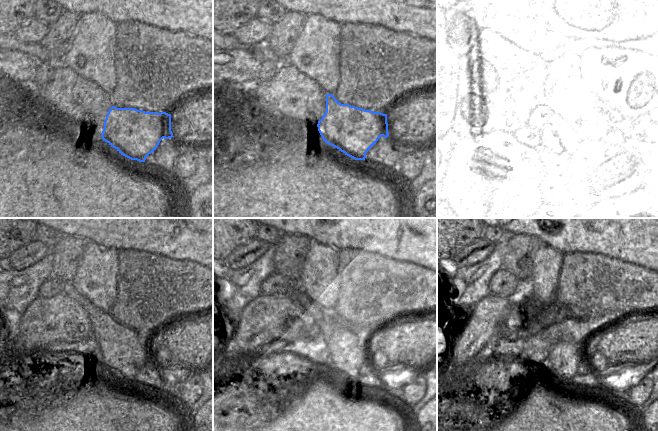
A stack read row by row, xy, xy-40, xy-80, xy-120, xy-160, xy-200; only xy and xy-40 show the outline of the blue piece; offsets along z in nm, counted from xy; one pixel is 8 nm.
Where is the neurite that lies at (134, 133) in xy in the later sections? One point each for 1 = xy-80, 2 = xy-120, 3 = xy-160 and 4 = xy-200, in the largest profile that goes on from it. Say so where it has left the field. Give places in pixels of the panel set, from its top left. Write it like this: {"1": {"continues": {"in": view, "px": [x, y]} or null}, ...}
{"1": {"continues": {"in": "xy-80", "px": [575, 129]}}, "2": {"continues": {"in": "xy-120", "px": [120, 350]}}, "3": {"continues": {"in": "xy-160", "px": [347, 353]}}, "4": {"continues": {"in": "xy-200", "px": [561, 360]}}}

